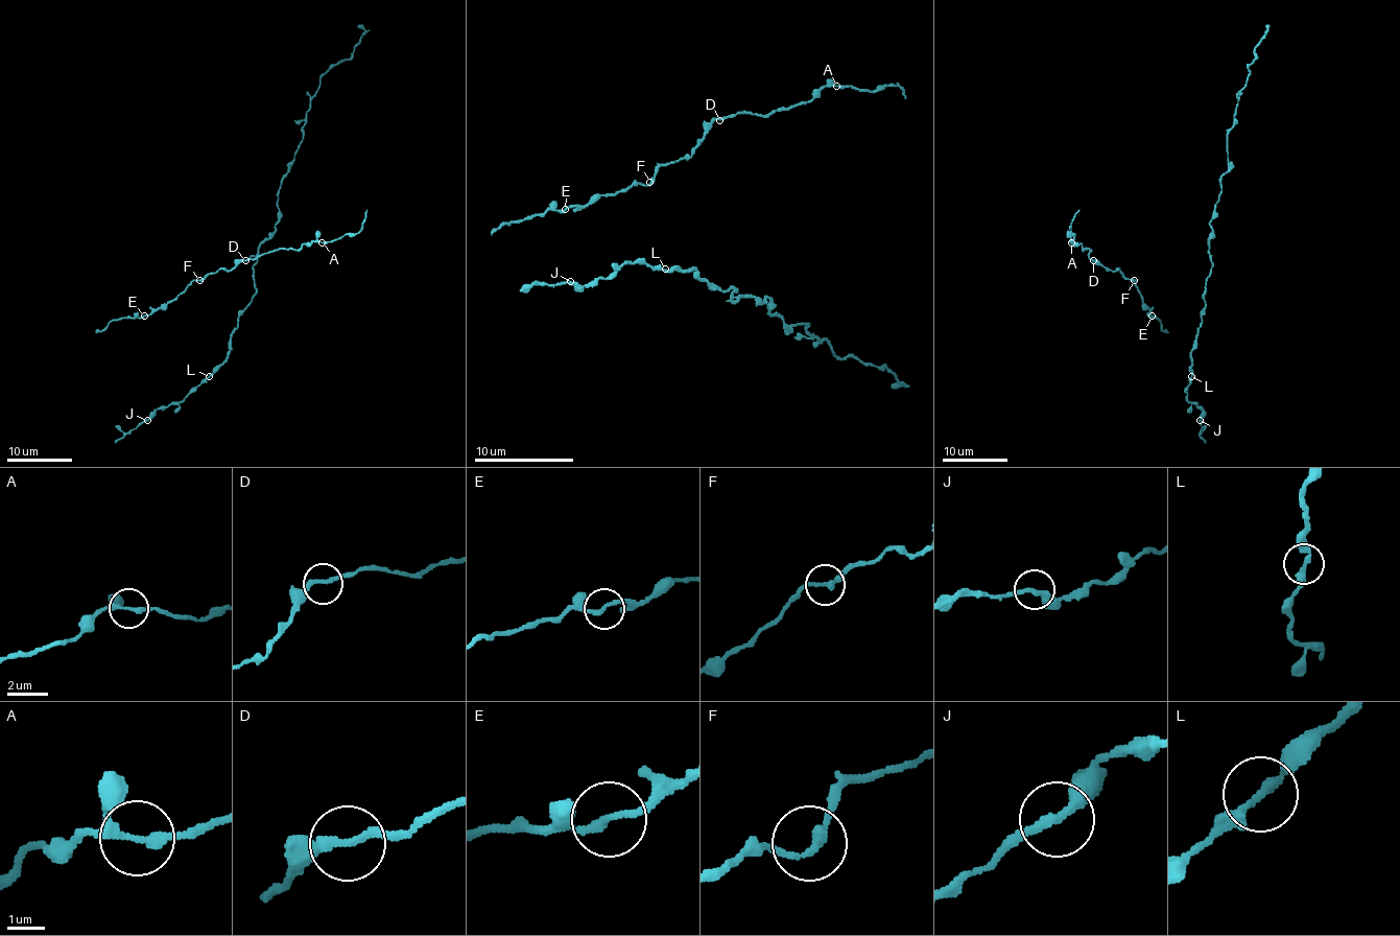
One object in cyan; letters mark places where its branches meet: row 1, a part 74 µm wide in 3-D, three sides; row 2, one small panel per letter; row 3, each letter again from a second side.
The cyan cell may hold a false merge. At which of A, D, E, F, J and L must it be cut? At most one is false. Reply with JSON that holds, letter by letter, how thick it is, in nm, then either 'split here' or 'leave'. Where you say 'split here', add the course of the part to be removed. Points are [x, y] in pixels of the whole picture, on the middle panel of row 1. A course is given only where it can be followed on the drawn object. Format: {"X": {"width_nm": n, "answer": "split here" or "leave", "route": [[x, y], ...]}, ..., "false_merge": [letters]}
{"A": {"width_nm": 200, "answer": "split here", "route": [[836, 85], [863, 90], [898, 85], [906, 97]]}, "D": {"width_nm": 240, "answer": "leave"}, "E": {"width_nm": 190, "answer": "leave"}, "F": {"width_nm": 240, "answer": "leave"}, "J": {"width_nm": 260, "answer": "leave"}, "L": {"width_nm": 240, "answer": "leave"}, "false_merge": ["A"]}

